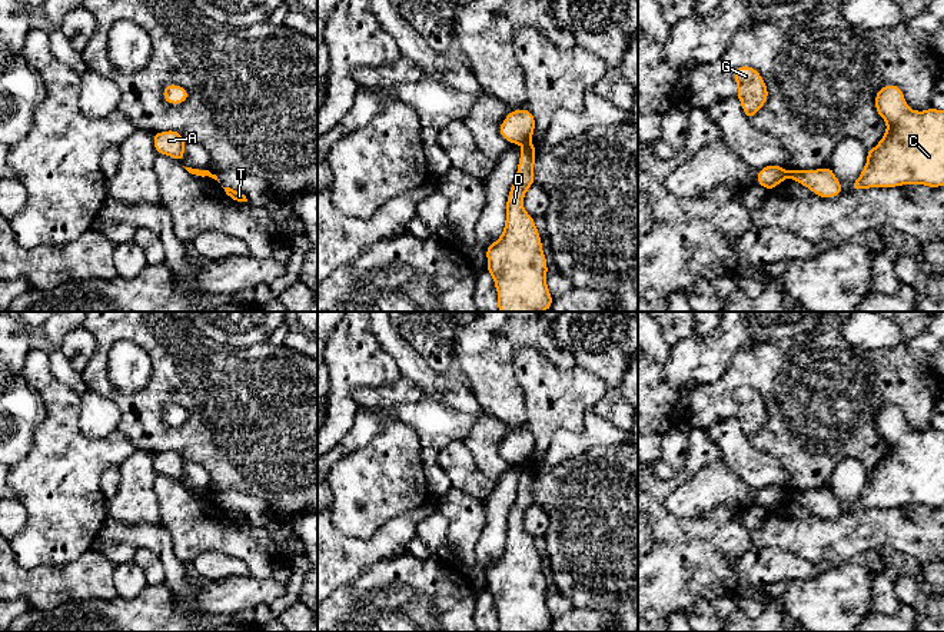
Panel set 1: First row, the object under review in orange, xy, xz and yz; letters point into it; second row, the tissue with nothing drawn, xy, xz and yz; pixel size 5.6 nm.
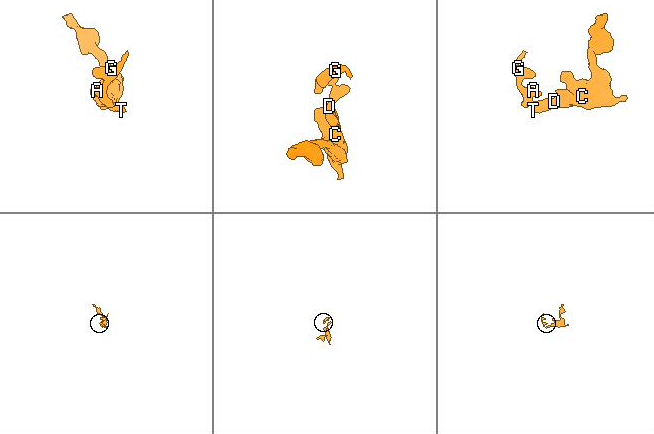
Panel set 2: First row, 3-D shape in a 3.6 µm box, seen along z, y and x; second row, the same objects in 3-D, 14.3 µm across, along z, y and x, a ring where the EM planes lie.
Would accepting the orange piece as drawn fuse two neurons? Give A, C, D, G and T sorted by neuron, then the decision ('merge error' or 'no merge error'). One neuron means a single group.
A G / C D T; merge error

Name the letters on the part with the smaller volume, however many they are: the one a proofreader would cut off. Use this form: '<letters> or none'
A, G

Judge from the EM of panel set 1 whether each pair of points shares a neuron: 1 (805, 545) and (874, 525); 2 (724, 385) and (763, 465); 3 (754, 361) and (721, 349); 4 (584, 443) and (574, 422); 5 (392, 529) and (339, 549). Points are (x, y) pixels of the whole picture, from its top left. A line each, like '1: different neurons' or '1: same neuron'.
1: same neuron
2: different neurons
3: different neurons
4: different neurons
5: same neuron

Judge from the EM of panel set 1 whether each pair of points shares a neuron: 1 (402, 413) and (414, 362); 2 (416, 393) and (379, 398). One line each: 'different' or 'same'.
1: different
2: same

